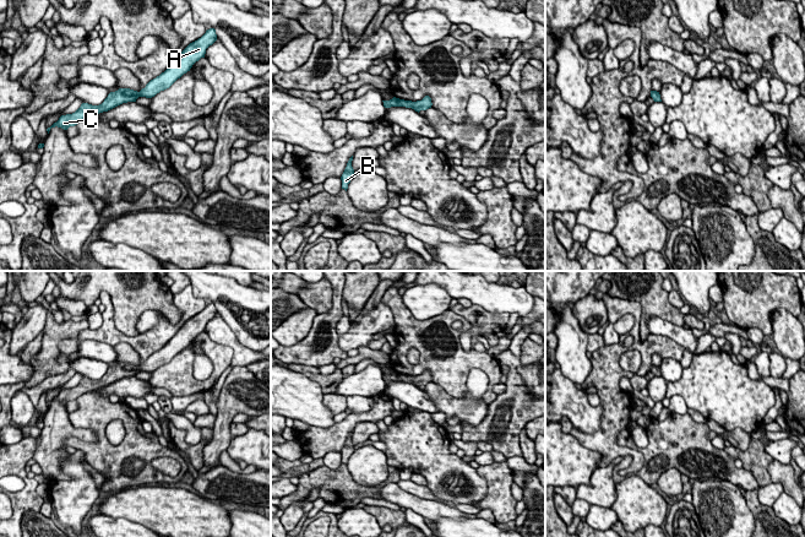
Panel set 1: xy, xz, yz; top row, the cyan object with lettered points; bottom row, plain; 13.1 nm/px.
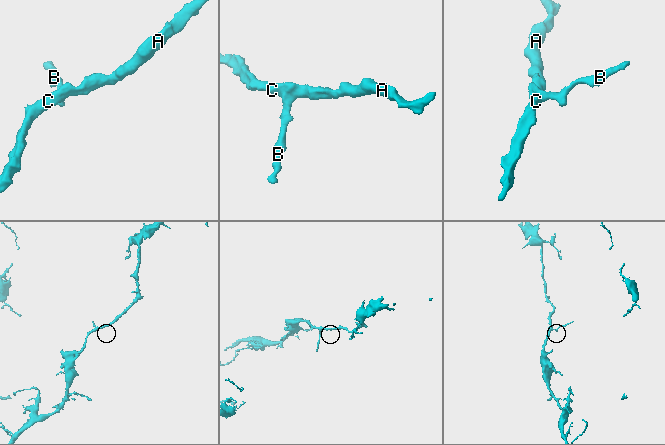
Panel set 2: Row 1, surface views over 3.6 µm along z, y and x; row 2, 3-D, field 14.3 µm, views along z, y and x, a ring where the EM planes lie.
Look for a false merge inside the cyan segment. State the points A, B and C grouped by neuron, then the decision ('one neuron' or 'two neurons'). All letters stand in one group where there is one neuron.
groups A B C; one neuron

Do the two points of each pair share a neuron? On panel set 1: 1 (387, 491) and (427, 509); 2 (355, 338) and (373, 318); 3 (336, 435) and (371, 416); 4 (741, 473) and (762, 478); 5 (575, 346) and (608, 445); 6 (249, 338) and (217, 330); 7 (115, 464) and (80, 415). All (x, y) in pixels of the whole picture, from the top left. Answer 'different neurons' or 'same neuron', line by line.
1: same neuron
2: same neuron
3: same neuron
4: different neurons
5: different neurons
6: different neurons
7: same neuron

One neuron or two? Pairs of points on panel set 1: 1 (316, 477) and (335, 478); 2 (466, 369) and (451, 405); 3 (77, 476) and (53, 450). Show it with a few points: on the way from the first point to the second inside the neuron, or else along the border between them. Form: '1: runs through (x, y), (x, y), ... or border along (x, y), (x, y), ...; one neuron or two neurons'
1: runs through (321, 477), (330, 478); one neuron
2: runs through (466, 378), (455, 396); one neuron
3: border along (69, 454), (60, 462), (69, 478), (50, 479); two neurons

